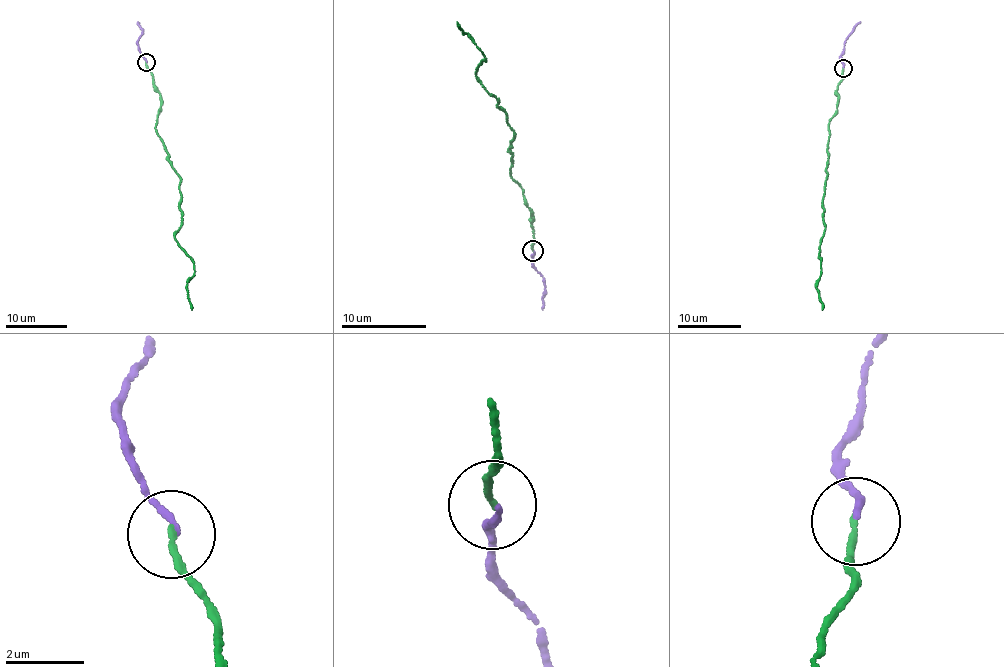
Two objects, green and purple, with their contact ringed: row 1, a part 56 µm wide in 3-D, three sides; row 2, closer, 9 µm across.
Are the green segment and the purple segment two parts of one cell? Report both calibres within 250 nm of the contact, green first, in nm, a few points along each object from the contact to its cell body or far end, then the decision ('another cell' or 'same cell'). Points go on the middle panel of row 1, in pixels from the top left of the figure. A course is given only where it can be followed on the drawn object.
calibres 150 and 130 nm; course green (532, 251), (533, 220), (508, 173), (514, 135), (475, 73), (484, 60), (482, 53), (457, 22); course purple (534, 250), (534, 261), (546, 288), (543, 310); same cell

